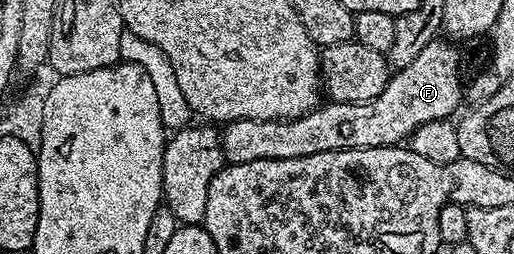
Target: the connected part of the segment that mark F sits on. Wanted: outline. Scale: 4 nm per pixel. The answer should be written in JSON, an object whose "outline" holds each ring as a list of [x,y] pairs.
{"outline":[[[445,37],[432,39],[423,53],[411,61],[411,65],[390,74],[387,89],[383,89],[379,97],[366,103],[325,101],[298,119],[240,119],[224,124],[220,136],[226,164],[311,157],[311,153],[404,144],[413,131],[419,129],[419,125],[458,114],[457,106],[461,103],[461,55],[452,45]]]}

